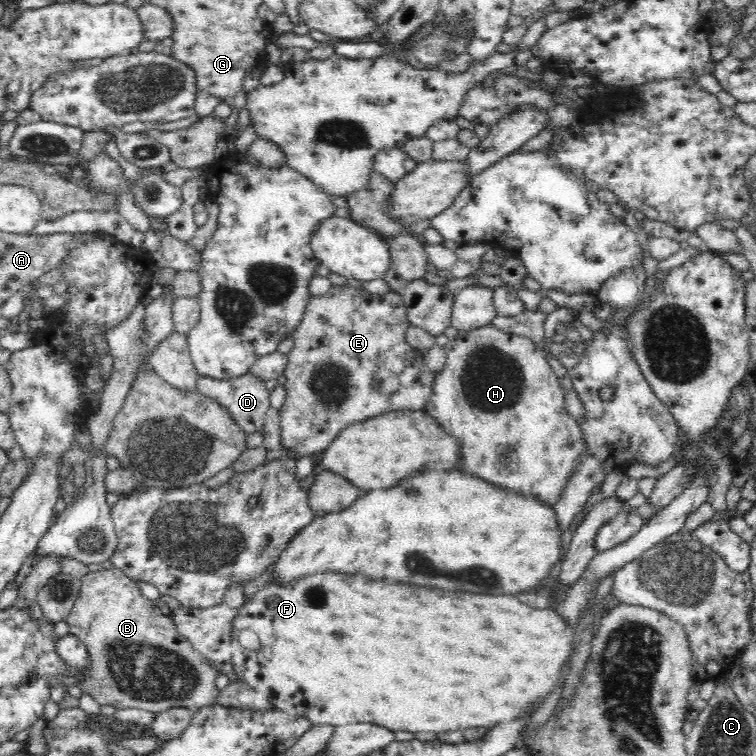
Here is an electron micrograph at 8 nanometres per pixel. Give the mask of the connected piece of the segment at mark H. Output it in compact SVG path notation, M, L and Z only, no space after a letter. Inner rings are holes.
M494 323L470 330L458 330L458 335L449 340L445 344L444 349L446 349L447 354L446 366L444 370L437 374L433 396L429 399L423 411L429 418L432 418L432 421L436 423L444 434L454 439L458 453L460 453L456 468L466 474L480 477L497 489L504 489L510 494L517 494L524 498L535 498L546 507L553 508L555 504L562 500L564 490L572 482L572 478L578 474L582 458L588 454L588 442L580 421L568 413L565 402L565 390L560 388L559 378L550 369L546 361L547 352L536 348L529 338L514 334L509 330L504 330Z

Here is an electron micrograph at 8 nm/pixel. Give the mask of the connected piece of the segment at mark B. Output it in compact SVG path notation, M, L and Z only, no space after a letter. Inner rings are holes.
M112 566L111 568L102 567L102 570L88 569L87 573L80 579L80 592L72 605L71 611L63 618L63 620L66 624L68 624L69 634L78 637L78 640L81 640L87 646L88 653L91 657L92 671L94 671L95 699L100 705L109 704L118 709L135 707L159 713L161 710L166 710L171 706L186 706L196 709L201 706L214 704L211 700L219 691L214 683L218 674L213 671L213 668L208 664L208 662L204 661L200 655L192 651L191 644L183 636L178 634L178 631L174 628L169 616L159 616L154 613L152 601L145 595L142 595L142 590L140 590L140 586L134 579L128 578L115 566Z

